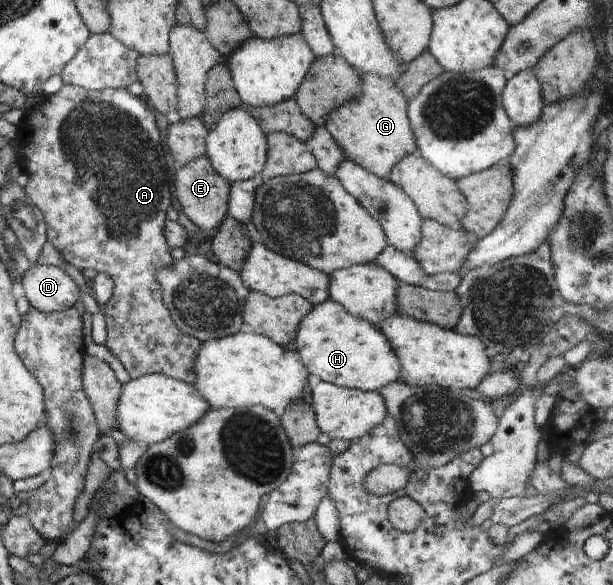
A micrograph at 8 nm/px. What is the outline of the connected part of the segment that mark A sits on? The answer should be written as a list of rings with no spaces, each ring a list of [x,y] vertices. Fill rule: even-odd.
[[[63,84],[63,87],[55,95],[46,96],[44,93],[40,93],[40,96],[37,97],[37,103],[33,107],[24,108],[23,121],[16,125],[17,129],[19,129],[17,136],[19,138],[19,159],[25,161],[24,169],[29,176],[29,181],[27,181],[23,191],[31,199],[31,203],[43,214],[46,223],[47,241],[55,246],[55,249],[65,257],[67,263],[71,263],[71,265],[80,267],[83,270],[85,268],[95,269],[95,271],[106,273],[111,279],[114,279],[114,295],[107,301],[103,311],[107,331],[106,342],[103,345],[121,361],[123,367],[129,373],[130,379],[137,379],[137,377],[147,373],[159,373],[184,381],[189,385],[195,385],[195,355],[197,355],[202,341],[181,333],[175,327],[175,323],[171,319],[171,313],[163,303],[161,285],[155,281],[155,273],[159,269],[171,267],[175,260],[171,257],[171,248],[167,245],[165,233],[163,233],[165,223],[168,221],[166,213],[168,208],[173,206],[174,198],[171,196],[172,177],[168,172],[167,164],[165,164],[165,151],[163,151],[163,143],[161,143],[161,133],[157,128],[155,116],[153,116],[150,106],[144,96],[134,96],[126,89],[107,88],[97,91]]]

